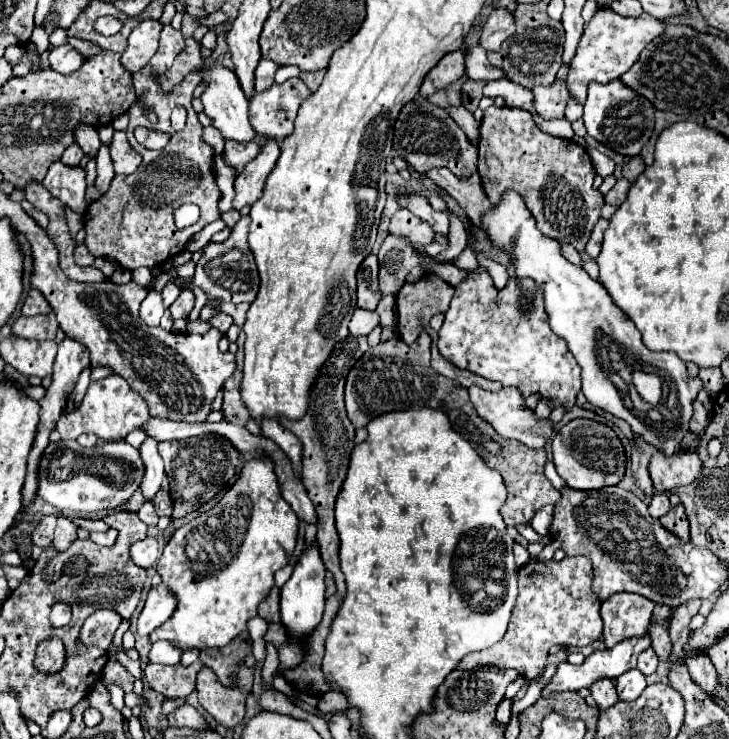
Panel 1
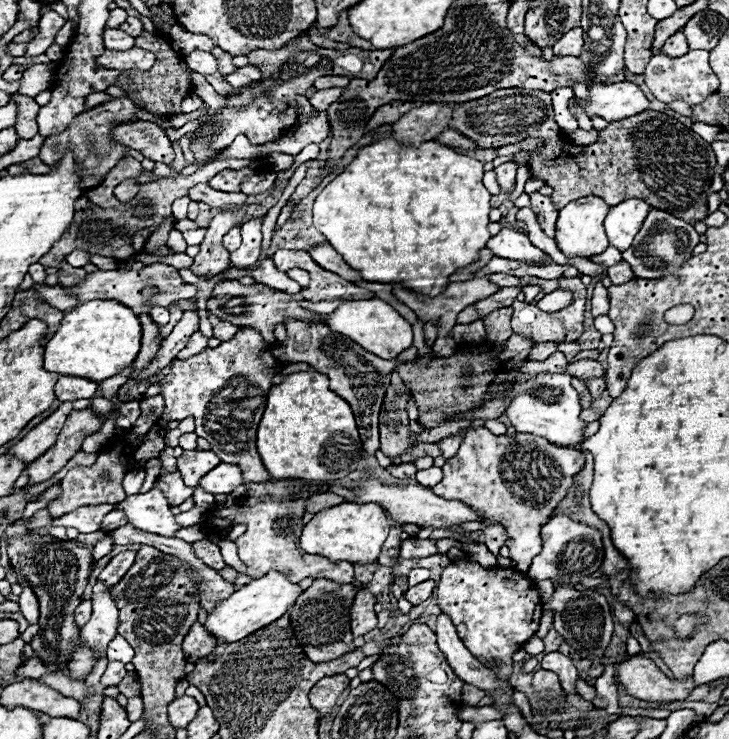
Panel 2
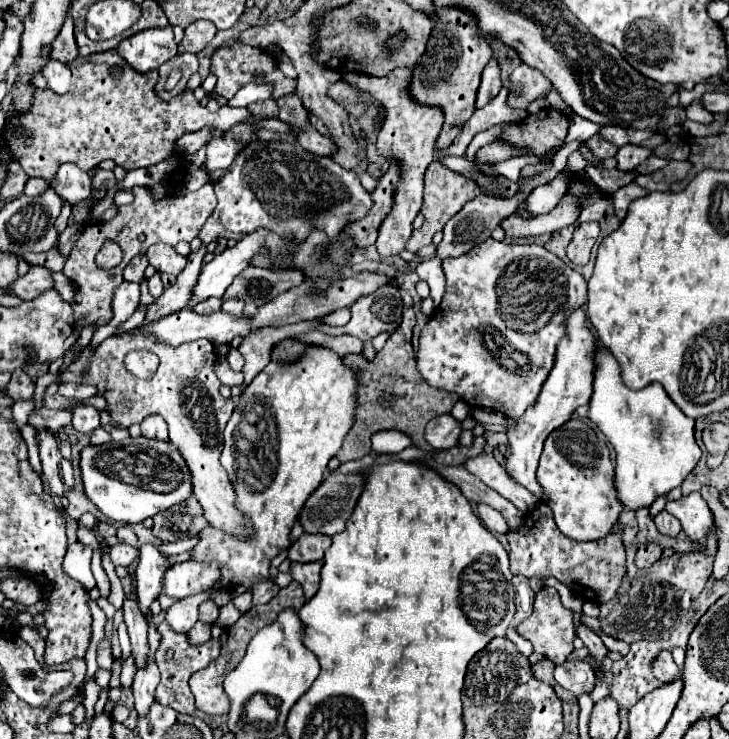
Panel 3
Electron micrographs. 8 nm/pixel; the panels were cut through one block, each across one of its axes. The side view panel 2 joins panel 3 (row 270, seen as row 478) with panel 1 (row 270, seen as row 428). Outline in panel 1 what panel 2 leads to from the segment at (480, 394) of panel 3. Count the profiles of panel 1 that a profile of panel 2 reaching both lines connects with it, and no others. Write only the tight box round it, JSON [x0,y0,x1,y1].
[438,266,582,410]

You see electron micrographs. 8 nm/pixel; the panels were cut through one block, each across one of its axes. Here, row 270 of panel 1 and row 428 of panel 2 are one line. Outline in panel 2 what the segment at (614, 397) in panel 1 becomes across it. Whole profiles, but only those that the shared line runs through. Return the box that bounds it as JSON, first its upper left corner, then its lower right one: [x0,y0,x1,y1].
[504,374,586,446]

